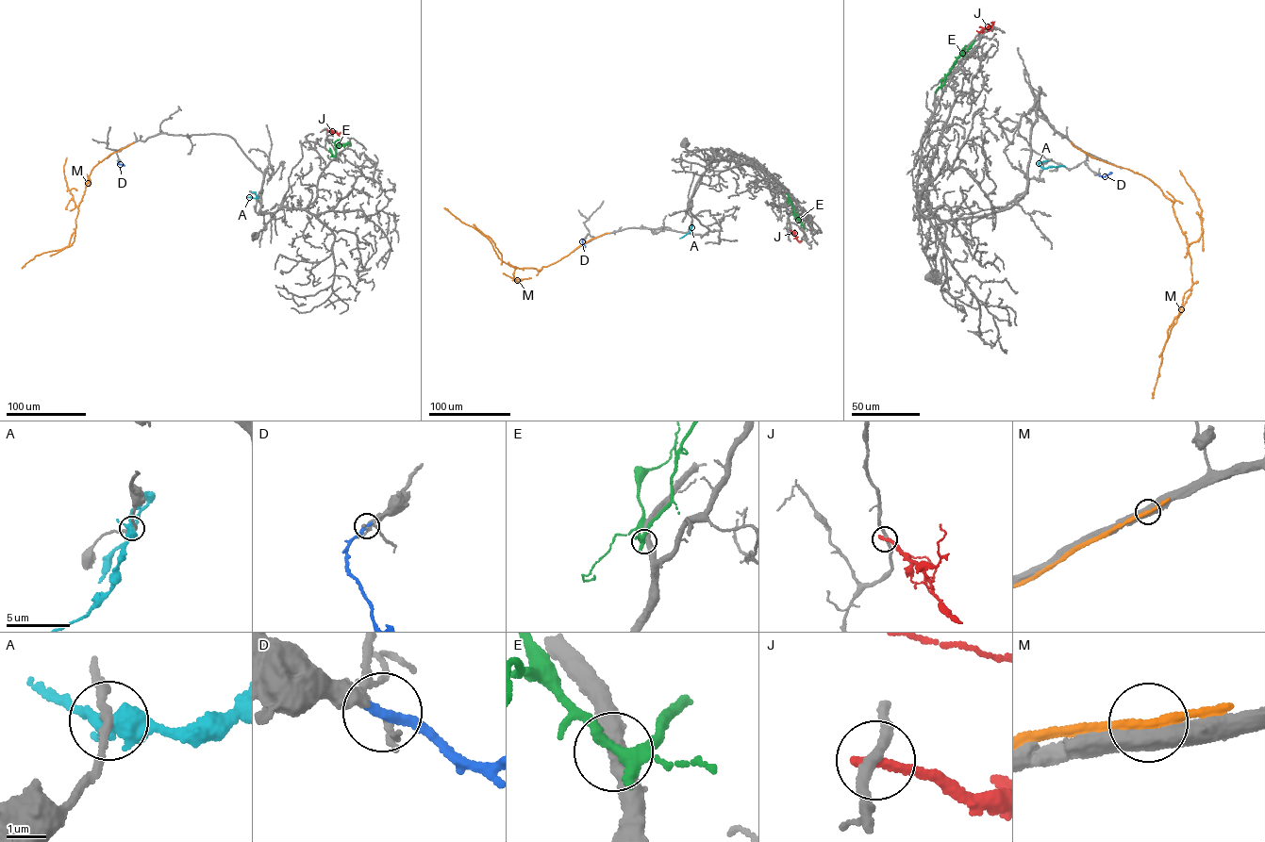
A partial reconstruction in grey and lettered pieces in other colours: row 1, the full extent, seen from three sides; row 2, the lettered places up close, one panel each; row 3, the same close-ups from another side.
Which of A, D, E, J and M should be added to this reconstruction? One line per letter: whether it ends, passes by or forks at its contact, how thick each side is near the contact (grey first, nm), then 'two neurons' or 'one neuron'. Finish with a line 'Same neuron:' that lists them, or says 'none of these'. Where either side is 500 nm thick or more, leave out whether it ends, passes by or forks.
A: it forks there; 190 nm thick on the grey side, 360 nm on the other; two neurons
D: it ends there; 220 nm thick on the grey side, 320 nm on the other; one neuron
E: it forks there; 440 nm thick on the grey side, 240 nm on the other; two neurons
J: it ends there; 240 nm thick on the grey side, 280 nm on the other; two neurons
M: 550 nm thick on the grey side, 260 nm on the other; two neurons
Same neuron: D

